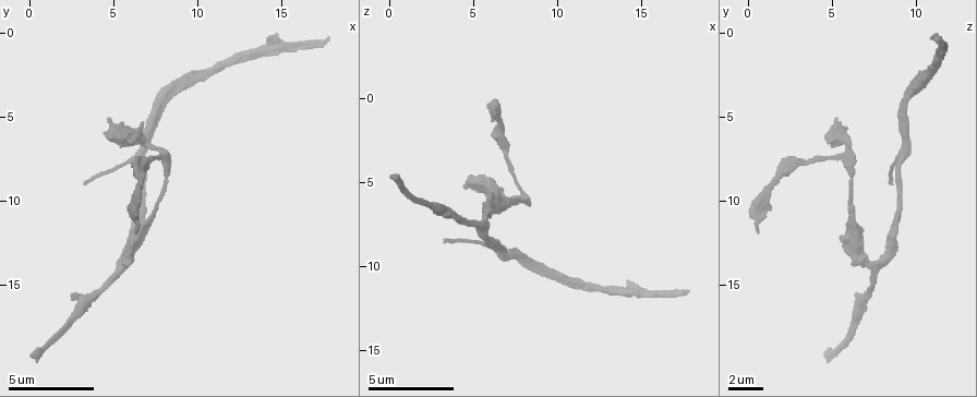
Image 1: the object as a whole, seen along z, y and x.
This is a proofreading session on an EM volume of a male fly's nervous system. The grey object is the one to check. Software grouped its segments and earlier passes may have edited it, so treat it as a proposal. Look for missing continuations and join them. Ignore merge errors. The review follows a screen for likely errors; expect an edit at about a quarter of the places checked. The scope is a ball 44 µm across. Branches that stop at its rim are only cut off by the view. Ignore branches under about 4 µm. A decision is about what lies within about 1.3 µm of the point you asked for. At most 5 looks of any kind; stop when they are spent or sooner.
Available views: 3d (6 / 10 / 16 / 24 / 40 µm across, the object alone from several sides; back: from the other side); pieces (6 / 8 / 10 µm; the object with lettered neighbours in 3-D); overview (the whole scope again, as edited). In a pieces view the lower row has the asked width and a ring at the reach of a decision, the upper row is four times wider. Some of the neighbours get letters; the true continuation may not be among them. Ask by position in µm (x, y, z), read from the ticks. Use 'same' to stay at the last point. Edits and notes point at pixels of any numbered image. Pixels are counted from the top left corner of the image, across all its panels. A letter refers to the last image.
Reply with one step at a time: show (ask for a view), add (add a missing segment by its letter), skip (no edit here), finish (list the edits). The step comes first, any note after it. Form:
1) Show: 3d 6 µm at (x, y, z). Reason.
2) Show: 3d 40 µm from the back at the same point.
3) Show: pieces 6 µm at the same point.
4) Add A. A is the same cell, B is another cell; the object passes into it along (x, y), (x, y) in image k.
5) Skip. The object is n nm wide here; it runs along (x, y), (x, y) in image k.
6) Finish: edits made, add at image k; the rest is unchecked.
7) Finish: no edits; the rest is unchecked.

Show: pieces 10 µm at (17.6, 0.4, 11.4). Branch stops here.

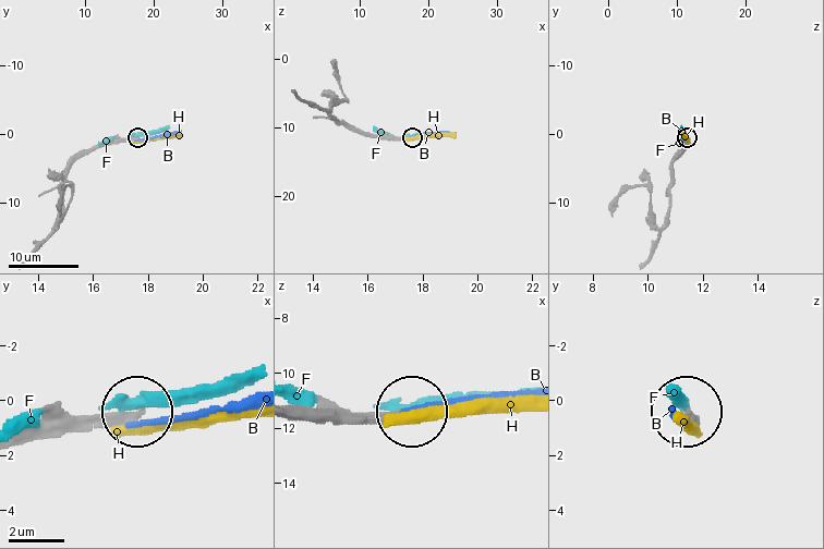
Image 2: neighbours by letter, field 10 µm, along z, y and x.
Skip. B, F and H are other cells; it runs along (23, 443), (114, 425), (133, 413) in image 2; no lettered segment goes on from it.

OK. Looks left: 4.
Show: pieces 10 µm at (3.4, 8.9, 8.4). Free end.

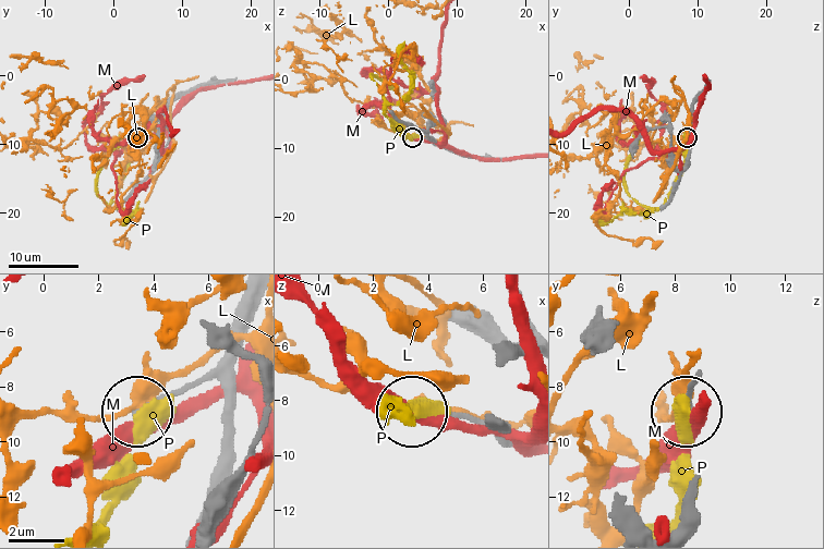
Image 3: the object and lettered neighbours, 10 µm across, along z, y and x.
Skip. L, M and P are other cells; none of them fits.

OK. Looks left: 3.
Show: pieces 8 µm at (0.5, 19.3, 4.7). Free end.

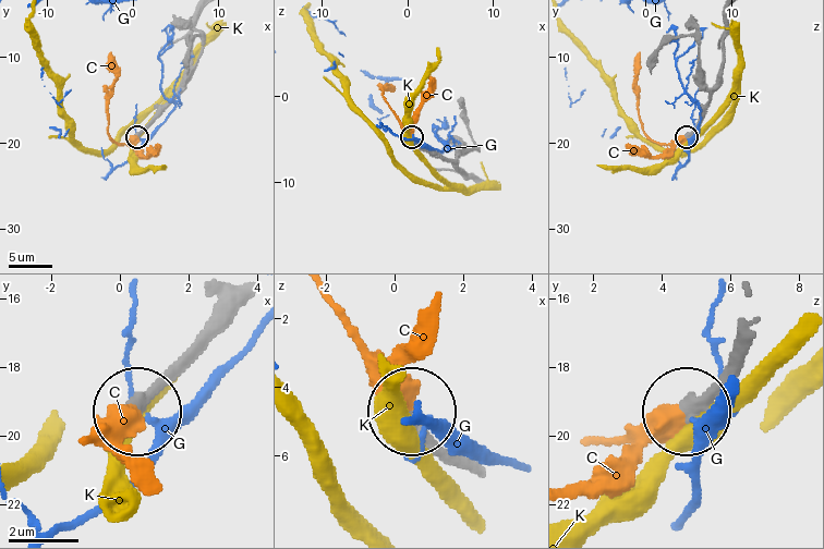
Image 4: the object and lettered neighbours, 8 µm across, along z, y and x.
Add C. C is the same cell, G and K are other cells; the object passes into it along (750, 342), (686, 410), (595, 439) in image 4; the neuron continues.

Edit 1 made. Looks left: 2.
Finish: edits made, add at image 4; the rest is unchecked.

